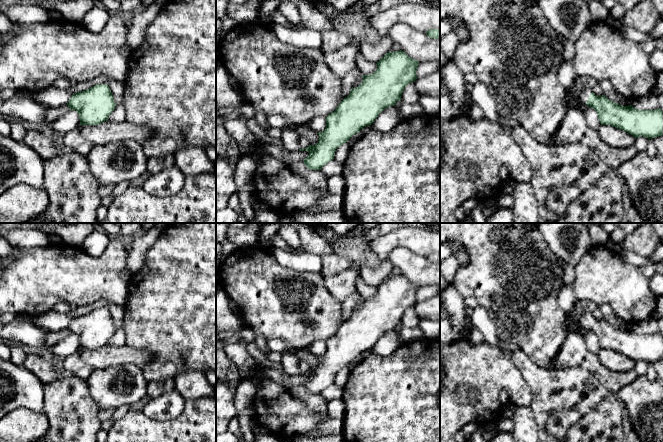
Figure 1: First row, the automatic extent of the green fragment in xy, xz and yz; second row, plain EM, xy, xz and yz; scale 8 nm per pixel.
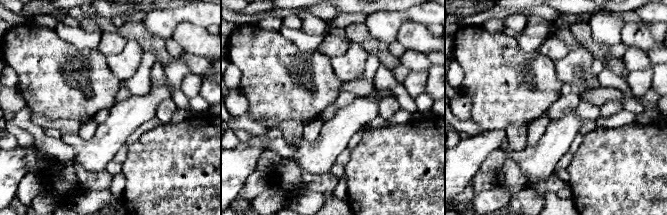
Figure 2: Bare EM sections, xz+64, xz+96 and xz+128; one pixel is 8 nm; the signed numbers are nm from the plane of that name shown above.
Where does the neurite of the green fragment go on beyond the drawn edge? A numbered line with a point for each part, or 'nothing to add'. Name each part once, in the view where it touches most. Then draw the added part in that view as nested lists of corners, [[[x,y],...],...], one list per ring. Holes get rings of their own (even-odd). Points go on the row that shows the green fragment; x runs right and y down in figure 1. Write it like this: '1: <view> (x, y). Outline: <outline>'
1: yz (583, 92). Outline: [[[575,76],[573,80],[574,85],[574,94],[579,96],[580,102],[587,102],[590,94],[592,93],[592,89],[586,88],[582,84],[582,78],[579,76]]]

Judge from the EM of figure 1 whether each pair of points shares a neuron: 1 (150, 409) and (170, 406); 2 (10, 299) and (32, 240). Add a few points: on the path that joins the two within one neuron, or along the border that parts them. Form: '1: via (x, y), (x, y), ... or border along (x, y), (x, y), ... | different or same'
1: via (155, 409), (165, 407) | same
2: border along (49, 243), (43, 246), (16, 249) | different

